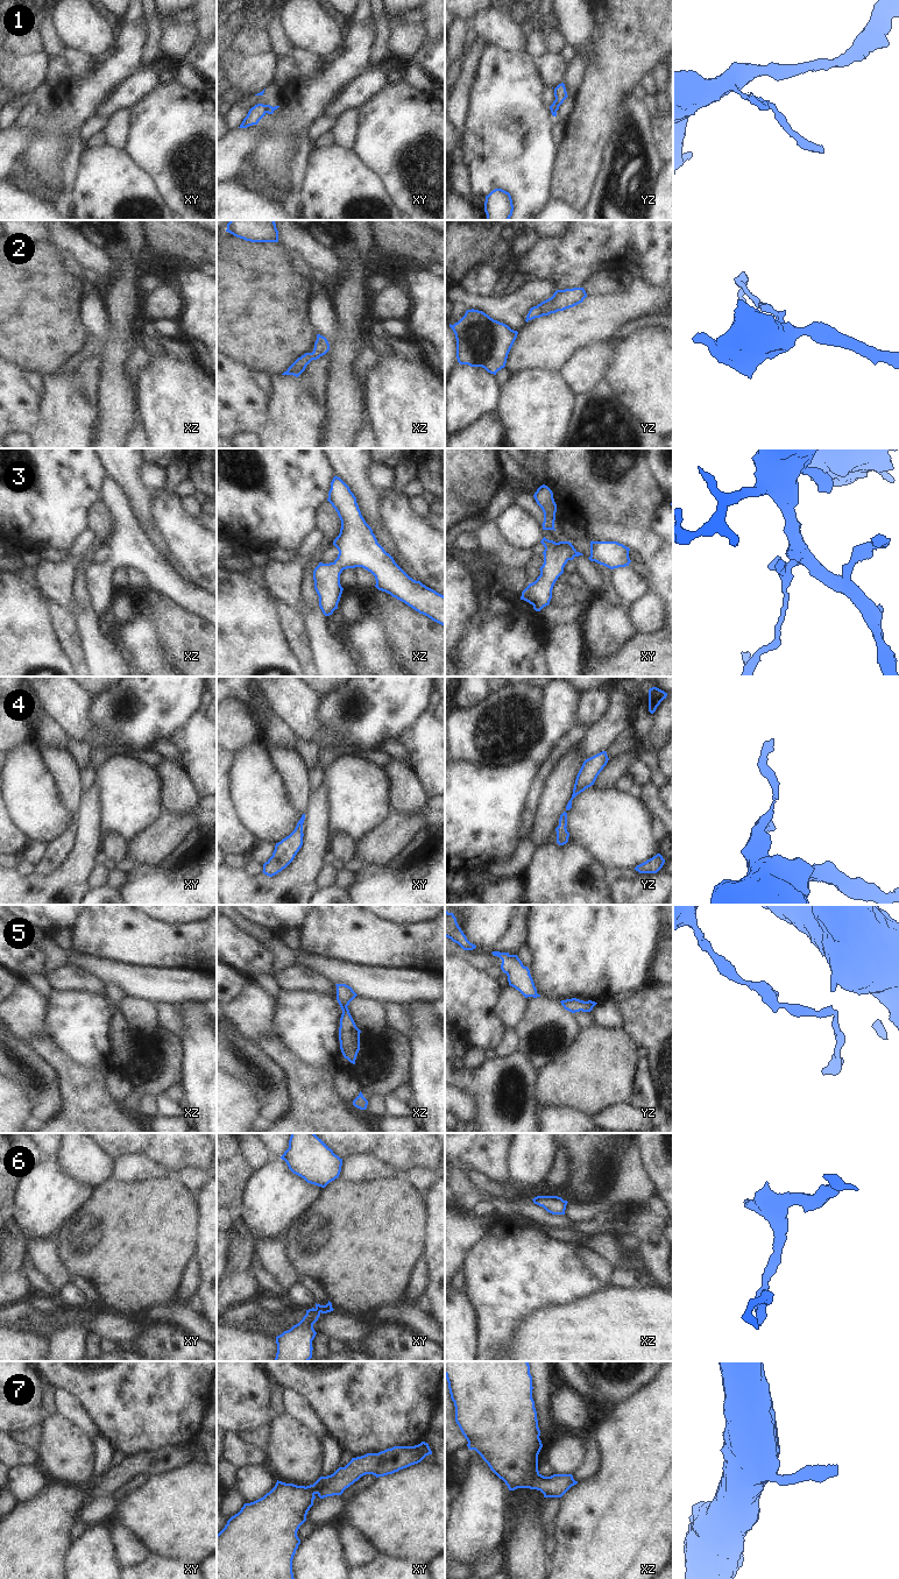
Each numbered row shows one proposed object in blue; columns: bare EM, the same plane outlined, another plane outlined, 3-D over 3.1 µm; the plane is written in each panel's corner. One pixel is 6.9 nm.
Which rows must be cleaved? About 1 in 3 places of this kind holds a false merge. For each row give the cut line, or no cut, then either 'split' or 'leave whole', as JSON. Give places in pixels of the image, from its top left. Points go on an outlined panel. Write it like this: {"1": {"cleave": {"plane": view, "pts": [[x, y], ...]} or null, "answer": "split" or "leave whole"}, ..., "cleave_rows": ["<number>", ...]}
{"1": {"cleave": {"plane": "xy", "pts": [[264, 105], [267, 112]]}, "answer": "split"}, "2": {"cleave": null, "answer": "leave whole"}, "3": {"cleave": null, "answer": "leave whole"}, "4": {"cleave": null, "answer": "leave whole"}, "5": {"cleave": null, "answer": "leave whole"}, "6": {"cleave": null, "answer": "leave whole"}, "7": {"cleave": null, "answer": "leave whole"}, "cleave_rows": ["1"]}

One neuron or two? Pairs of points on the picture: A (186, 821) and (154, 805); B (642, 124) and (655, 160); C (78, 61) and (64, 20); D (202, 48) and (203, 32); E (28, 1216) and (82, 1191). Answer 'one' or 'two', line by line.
A: two
B: one
C: two
D: two
E: one

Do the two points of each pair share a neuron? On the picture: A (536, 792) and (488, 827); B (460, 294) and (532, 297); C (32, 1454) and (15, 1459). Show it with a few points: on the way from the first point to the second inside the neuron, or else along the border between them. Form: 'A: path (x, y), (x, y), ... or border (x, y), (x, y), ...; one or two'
A: border (536, 774), (519, 827); two
B: path (478, 303), (515, 304); one
C: path (28, 1456), (19, 1456); one

